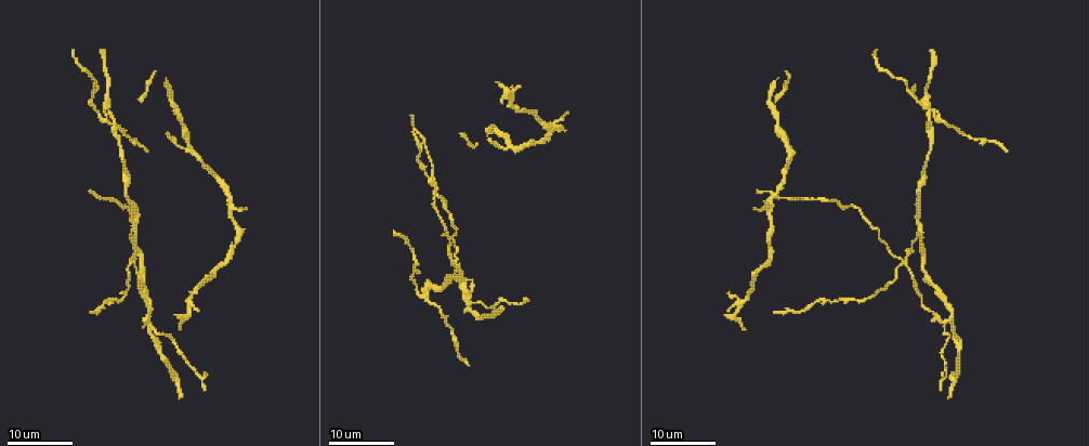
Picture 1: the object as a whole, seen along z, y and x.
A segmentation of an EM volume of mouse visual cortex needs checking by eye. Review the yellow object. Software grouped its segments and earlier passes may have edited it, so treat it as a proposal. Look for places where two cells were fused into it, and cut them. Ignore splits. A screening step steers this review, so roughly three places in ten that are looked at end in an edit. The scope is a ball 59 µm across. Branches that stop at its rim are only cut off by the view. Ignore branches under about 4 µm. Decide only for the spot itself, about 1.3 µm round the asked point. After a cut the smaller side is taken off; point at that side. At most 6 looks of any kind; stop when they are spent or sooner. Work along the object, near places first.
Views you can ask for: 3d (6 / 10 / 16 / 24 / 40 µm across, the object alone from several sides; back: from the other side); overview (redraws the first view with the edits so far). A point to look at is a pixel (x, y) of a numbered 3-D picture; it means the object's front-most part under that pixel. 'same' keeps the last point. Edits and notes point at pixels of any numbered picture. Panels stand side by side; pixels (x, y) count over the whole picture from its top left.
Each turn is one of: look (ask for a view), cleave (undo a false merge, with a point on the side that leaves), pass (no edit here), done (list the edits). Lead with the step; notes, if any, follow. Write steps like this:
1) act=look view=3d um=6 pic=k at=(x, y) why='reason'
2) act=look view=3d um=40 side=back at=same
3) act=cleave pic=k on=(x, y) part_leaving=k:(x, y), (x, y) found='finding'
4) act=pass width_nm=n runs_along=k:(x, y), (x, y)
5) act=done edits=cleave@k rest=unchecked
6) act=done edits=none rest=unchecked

act=look view=3d um=16 pic=1 at=(930, 106) why='a fork'

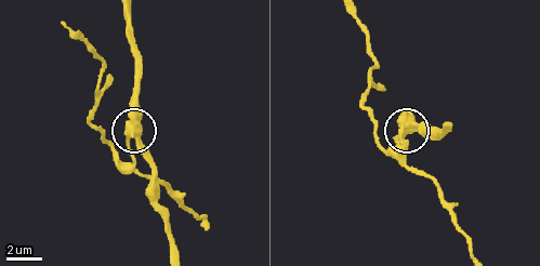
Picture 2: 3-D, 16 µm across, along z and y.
act=look view=3d um=10 pic=2 at=(402, 129)

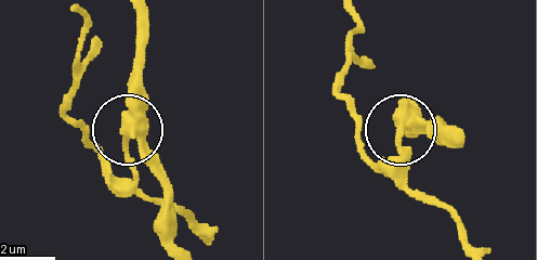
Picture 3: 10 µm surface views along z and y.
act=cleave pic=3 on=(88, 126) found='two cells meet here'

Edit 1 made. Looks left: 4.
act=look view=overview why='redraw'

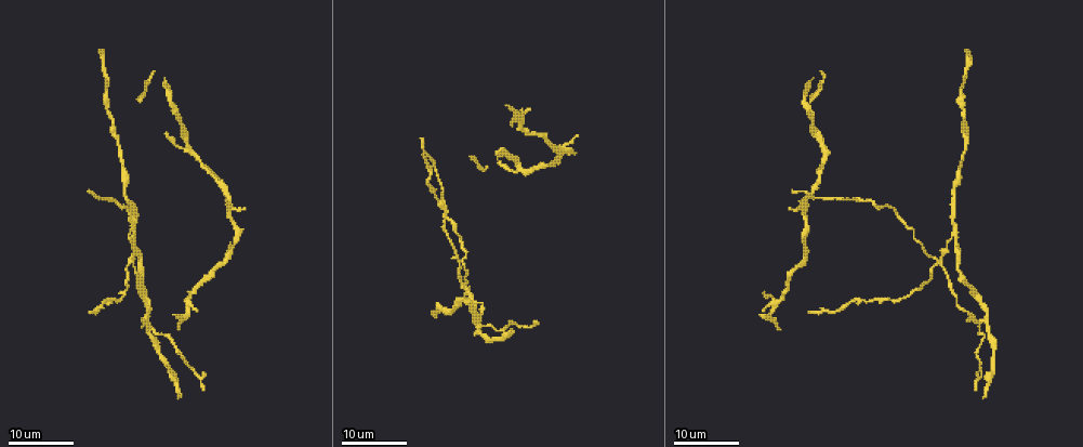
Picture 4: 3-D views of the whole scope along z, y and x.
act=look view=3d um=16 pic=4 at=(477, 326) why='thin arm on a thick one'

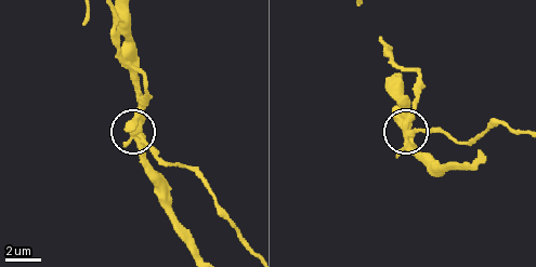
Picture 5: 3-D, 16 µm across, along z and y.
act=look view=3d um=10 pic=5 at=(409, 133)

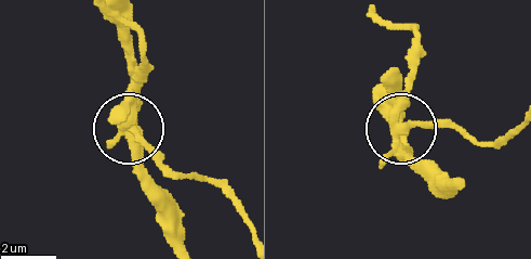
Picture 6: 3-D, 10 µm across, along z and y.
act=cleave pic=6 on=(415, 122) width_nm=270 found='two cells meet here'

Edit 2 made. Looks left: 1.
act=done edits=cleave@3,cleave@6 rest=unchecked

